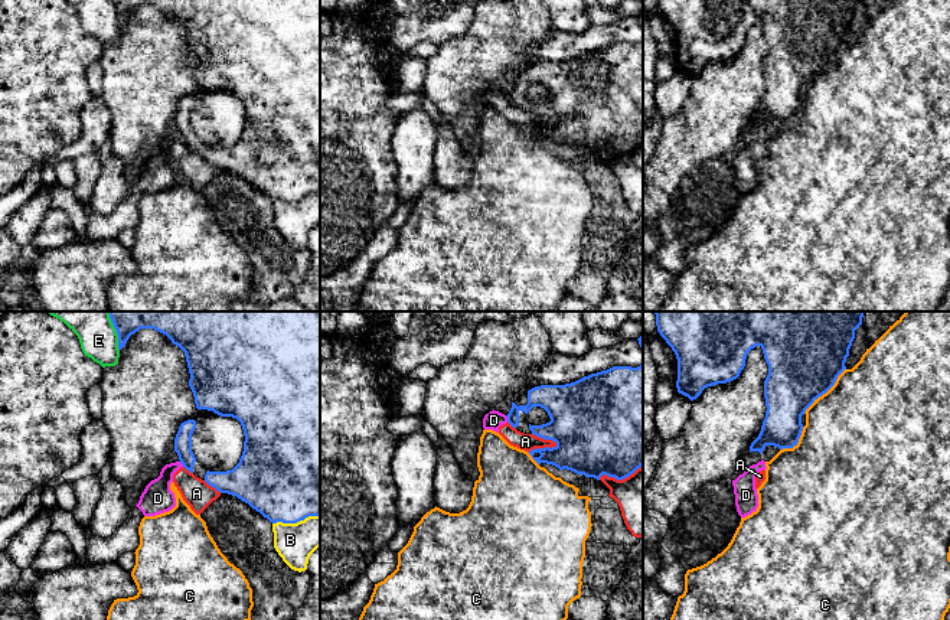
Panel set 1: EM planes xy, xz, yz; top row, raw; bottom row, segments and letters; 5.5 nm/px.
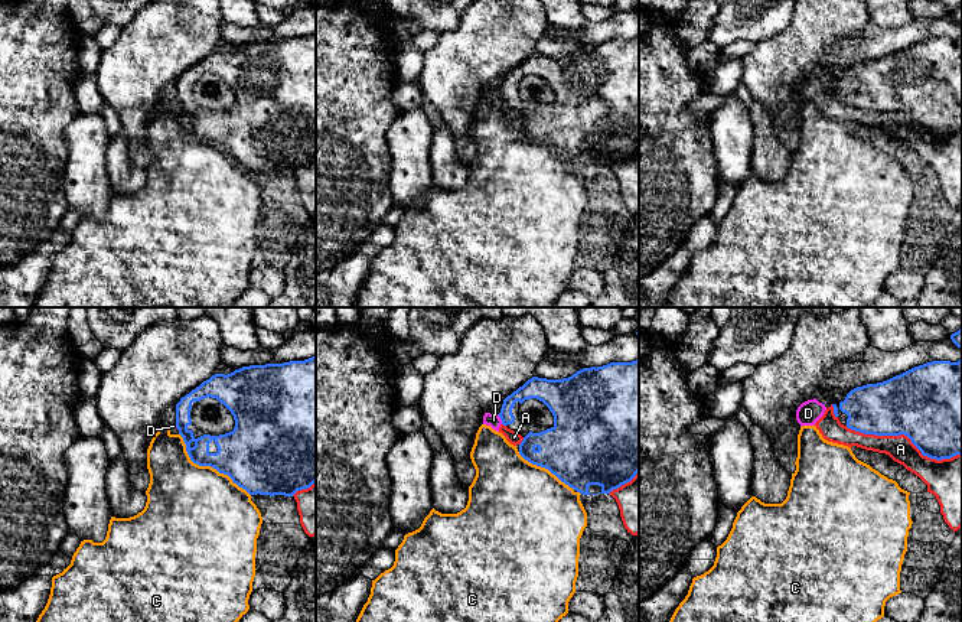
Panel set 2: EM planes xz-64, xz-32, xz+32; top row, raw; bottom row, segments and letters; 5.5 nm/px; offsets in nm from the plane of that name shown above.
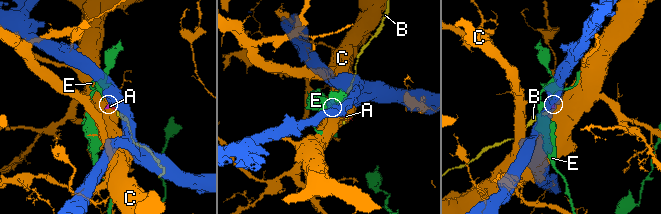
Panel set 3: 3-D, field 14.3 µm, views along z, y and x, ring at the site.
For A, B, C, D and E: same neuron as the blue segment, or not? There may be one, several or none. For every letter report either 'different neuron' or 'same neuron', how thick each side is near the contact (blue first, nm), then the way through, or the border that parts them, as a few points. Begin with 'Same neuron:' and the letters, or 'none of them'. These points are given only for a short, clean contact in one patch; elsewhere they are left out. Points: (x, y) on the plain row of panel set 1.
Same neuron: none of them
A: different neuron; calibres 340 and 100 nm
B: different neuron; calibres 480 and 220 nm
C: different neuron; calibres 420 and 500 nm
D: different neuron; calibres 140 and 100 nm; border xz (505, 92), (508, 98)
E: different neuron; calibres 90 and 200 nm

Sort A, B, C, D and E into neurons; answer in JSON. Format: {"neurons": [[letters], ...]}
{"neurons": [["A", "D"], ["B"], ["C"], ["E"]]}

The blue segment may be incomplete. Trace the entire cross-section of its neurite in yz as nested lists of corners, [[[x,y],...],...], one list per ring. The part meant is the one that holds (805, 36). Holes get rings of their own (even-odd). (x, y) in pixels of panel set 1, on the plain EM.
[[[656,0],[657,9],[672,25],[678,36],[678,69],[696,76],[708,63],[727,61],[737,56],[745,43],[747,32],[760,23],[768,42],[768,52],[764,58],[765,95],[758,114],[751,120],[750,130],[760,131],[767,123],[793,125],[797,123],[803,108],[802,92],[836,59],[846,46],[845,39],[855,16],[855,7],[862,0]]]

